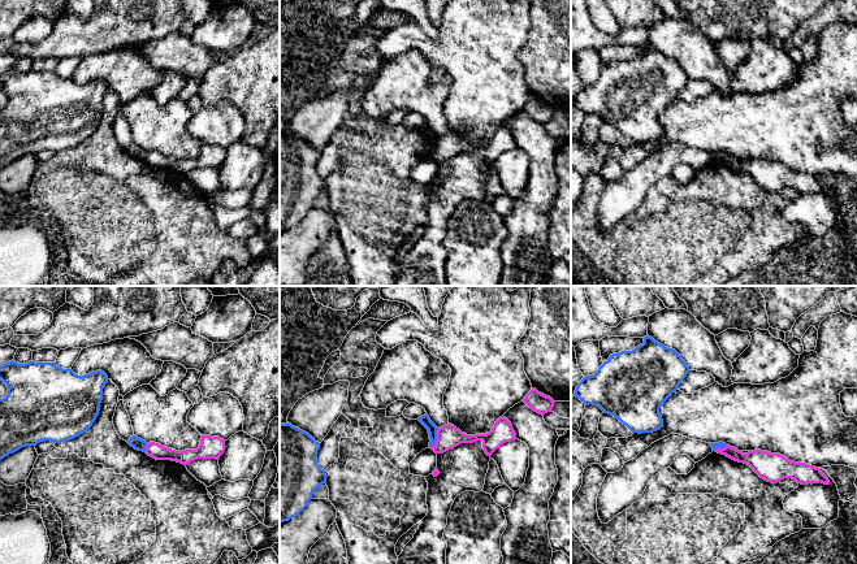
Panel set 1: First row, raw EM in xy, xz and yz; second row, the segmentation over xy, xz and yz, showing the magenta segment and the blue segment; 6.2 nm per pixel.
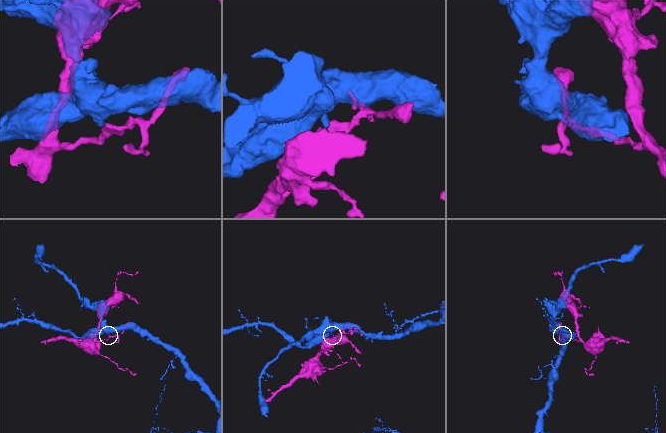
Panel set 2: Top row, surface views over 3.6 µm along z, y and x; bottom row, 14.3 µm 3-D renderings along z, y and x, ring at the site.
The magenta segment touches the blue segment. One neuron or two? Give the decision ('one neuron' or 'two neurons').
two neurons

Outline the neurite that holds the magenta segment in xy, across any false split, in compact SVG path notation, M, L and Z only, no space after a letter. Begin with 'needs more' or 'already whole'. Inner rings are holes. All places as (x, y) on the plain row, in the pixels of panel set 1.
already whole; M202 144L196 159L176 160L159 152L150 151L146 162L156 169L172 169L183 174L198 168L220 168L225 160L225 149L220 146Z

